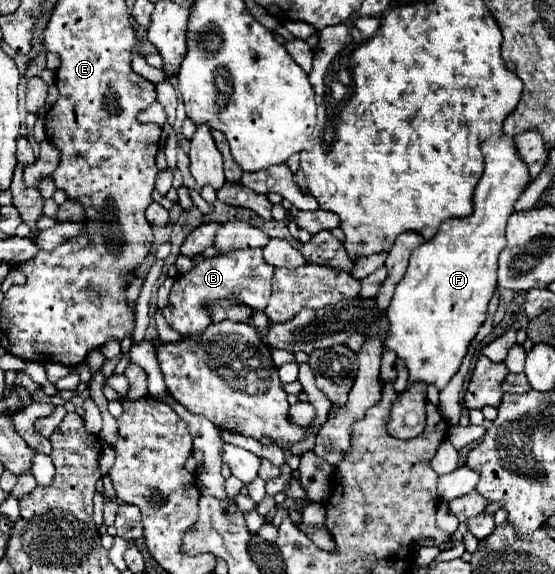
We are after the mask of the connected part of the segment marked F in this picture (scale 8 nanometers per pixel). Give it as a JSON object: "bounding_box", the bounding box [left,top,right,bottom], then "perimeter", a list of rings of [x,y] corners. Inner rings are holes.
{"bounding_box":[384,134,532,390],"perimeter":[[[500,134],[500,136],[488,138],[486,142],[482,142],[482,152],[484,152],[486,168],[474,190],[474,212],[468,218],[444,220],[438,232],[426,244],[414,250],[414,254],[410,256],[410,266],[404,278],[398,282],[392,302],[386,310],[390,332],[384,342],[384,348],[394,350],[400,358],[404,358],[408,366],[408,374],[410,374],[410,384],[420,380],[426,384],[436,384],[436,388],[442,390],[450,382],[450,378],[458,372],[470,342],[474,340],[474,336],[478,334],[478,328],[486,320],[488,302],[498,286],[496,268],[498,268],[498,254],[502,252],[506,244],[506,238],[504,238],[506,220],[514,212],[514,204],[518,202],[522,192],[532,182],[528,166],[526,162],[522,162],[522,156],[516,150],[514,136]]]}

